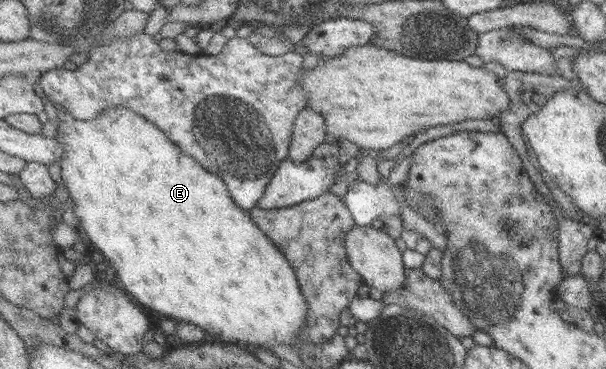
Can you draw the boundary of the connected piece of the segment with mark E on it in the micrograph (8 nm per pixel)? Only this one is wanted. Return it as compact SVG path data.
M123 106L110 107L104 110L102 113L98 113L96 117L90 120L76 118L70 112L70 110L64 108L58 112L58 118L59 127L57 130L57 139L58 142L64 147L64 151L66 151L66 158L64 158L62 162L59 162L59 166L61 168L61 176L64 180L64 185L70 191L71 198L75 203L74 212L80 220L80 233L83 234L85 240L89 241L89 244L92 244L92 246L101 252L104 261L110 264L111 271L114 272L114 276L118 277L120 284L122 284L122 288L124 288L124 291L126 294L128 294L128 296L131 296L134 301L137 300L140 305L155 310L165 317L170 317L171 319L176 319L185 323L194 324L194 326L198 326L198 328L201 328L208 335L208 339L211 342L233 342L234 344L246 346L247 348L251 348L252 346L266 349L266 345L272 342L272 340L275 340L276 342L280 342L280 344L288 344L292 346L294 350L298 348L296 346L297 334L301 329L301 324L303 323L307 307L306 301L304 301L304 298L302 295L300 295L300 289L295 277L295 272L292 270L292 267L288 264L288 261L285 259L285 256L281 253L279 248L274 246L274 243L270 242L270 239L265 235L265 233L263 233L262 230L260 230L259 227L254 224L254 221L249 217L247 211L243 211L241 208L238 208L238 206L235 205L235 202L232 200L232 198L230 198L226 185L221 178L218 178L218 176L212 174L211 172L206 172L206 170L204 170L204 168L202 168L198 162L195 162L192 158L187 157L186 154L182 154L182 152L178 150L178 146L176 146L154 123L148 122L141 114L136 114L129 108Z

